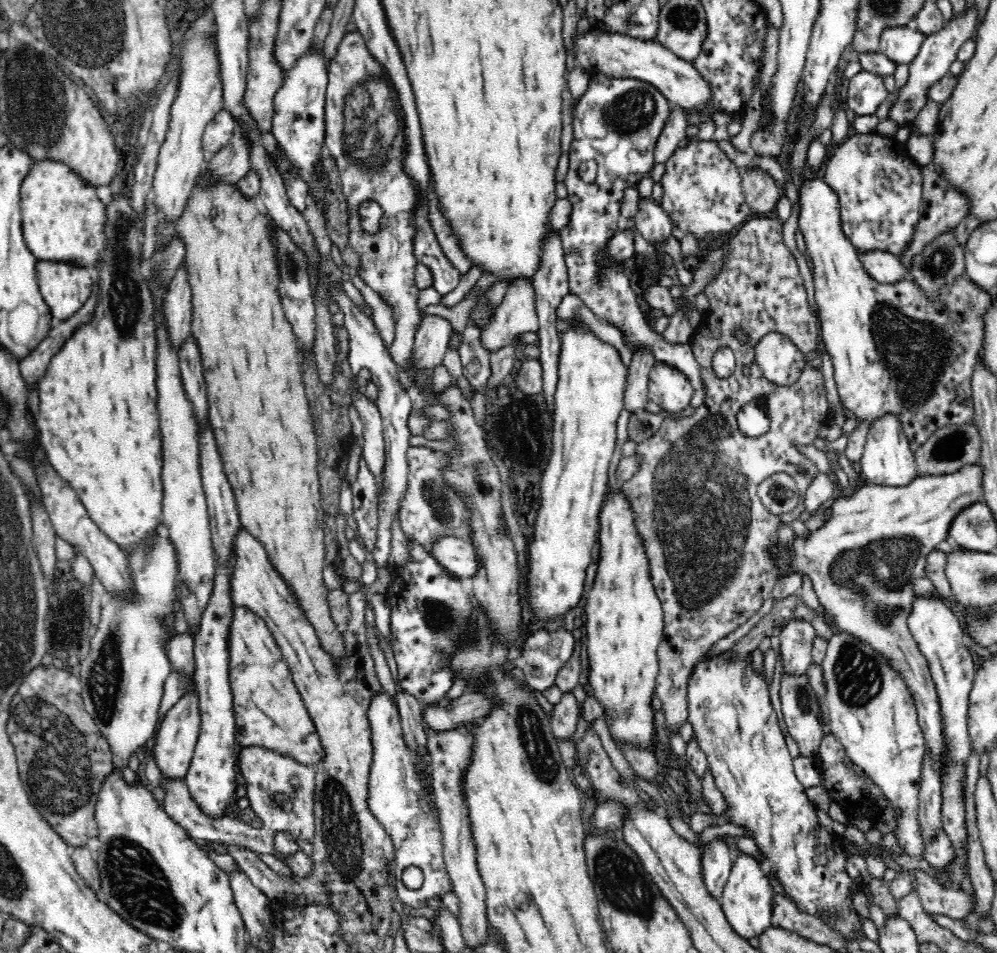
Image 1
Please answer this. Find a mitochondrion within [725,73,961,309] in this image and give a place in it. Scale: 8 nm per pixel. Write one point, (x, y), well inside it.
(942, 258)

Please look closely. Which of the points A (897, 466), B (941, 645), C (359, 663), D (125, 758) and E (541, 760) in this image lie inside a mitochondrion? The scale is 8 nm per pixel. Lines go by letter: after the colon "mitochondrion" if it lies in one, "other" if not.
A: other
B: other
C: other
D: other
E: mitochondrion

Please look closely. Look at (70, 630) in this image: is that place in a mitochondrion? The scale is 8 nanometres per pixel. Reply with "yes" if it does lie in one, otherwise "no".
yes

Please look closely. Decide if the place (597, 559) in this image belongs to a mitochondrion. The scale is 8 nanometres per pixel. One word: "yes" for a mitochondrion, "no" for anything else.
no

